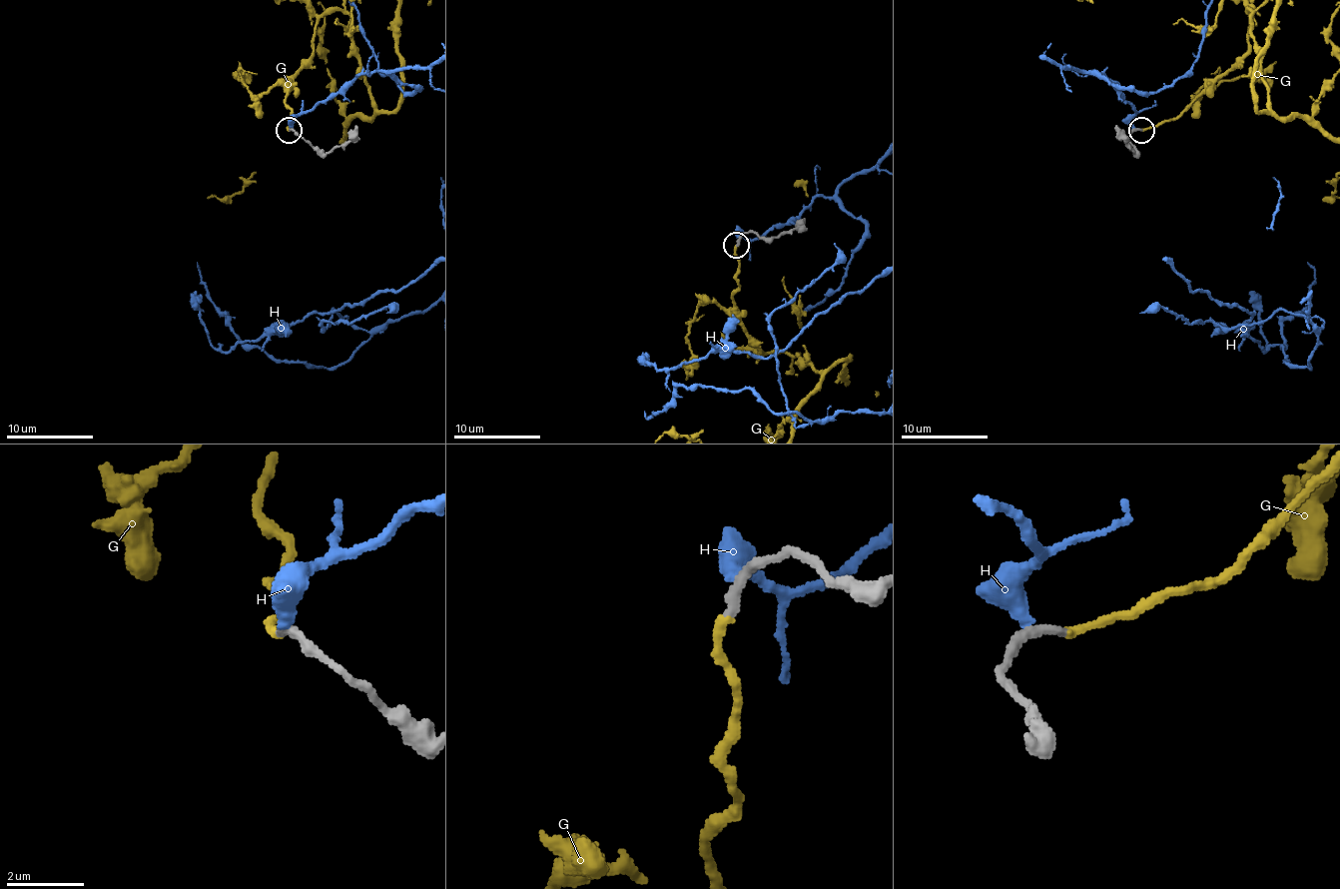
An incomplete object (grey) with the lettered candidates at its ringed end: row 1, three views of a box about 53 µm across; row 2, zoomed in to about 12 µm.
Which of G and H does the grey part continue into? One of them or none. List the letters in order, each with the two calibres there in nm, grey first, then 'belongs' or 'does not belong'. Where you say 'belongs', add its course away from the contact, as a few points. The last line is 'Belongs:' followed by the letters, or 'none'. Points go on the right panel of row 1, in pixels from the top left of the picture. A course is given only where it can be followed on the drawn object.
G: calibres 280 and 240 nm; belongs
H: calibres 360 and 420 nm; does not belong
Belongs: G

